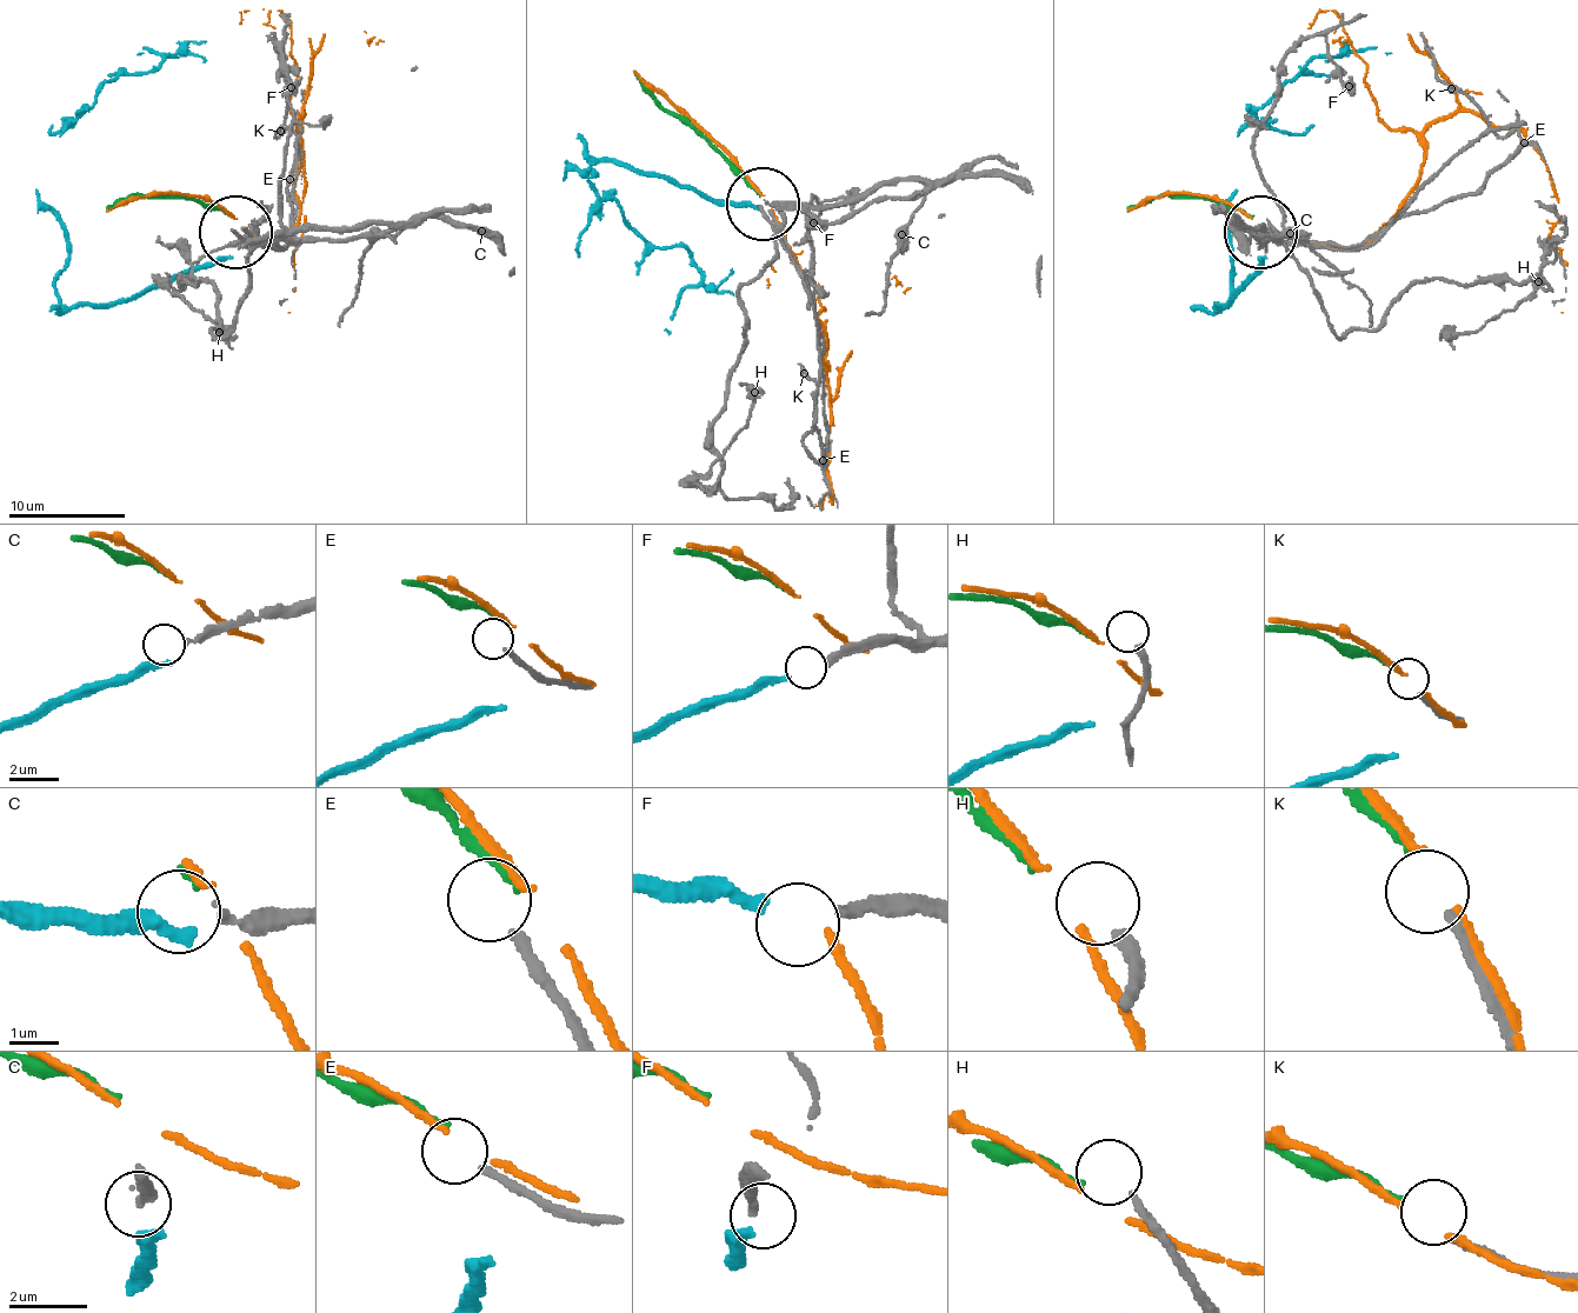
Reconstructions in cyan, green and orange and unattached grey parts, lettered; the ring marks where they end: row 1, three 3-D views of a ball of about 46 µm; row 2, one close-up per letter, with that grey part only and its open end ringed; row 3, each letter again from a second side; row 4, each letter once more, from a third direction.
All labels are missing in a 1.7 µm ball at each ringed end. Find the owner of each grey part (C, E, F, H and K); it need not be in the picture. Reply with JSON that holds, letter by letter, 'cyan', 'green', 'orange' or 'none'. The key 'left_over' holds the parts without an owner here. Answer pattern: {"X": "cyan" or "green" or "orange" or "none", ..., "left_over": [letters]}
{"C": "none", "E": "none", "F": "cyan", "H": "none", "K": "none", "left_over": ["C", "E", "H", "K"]}

